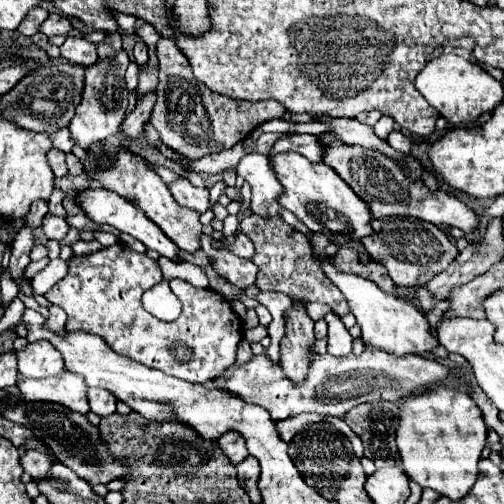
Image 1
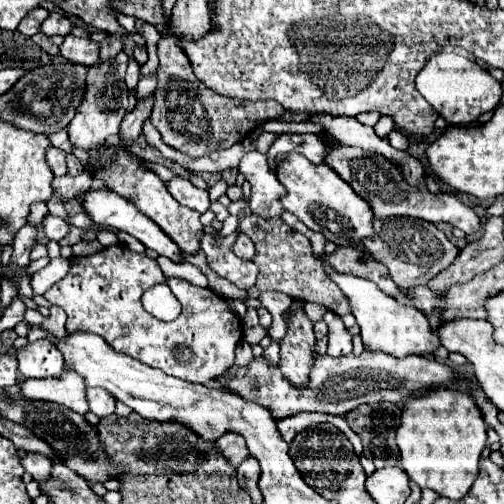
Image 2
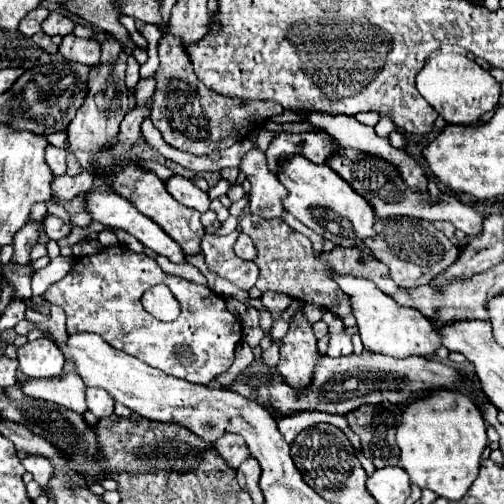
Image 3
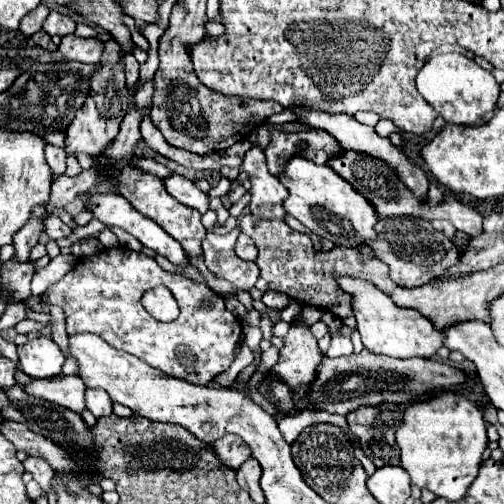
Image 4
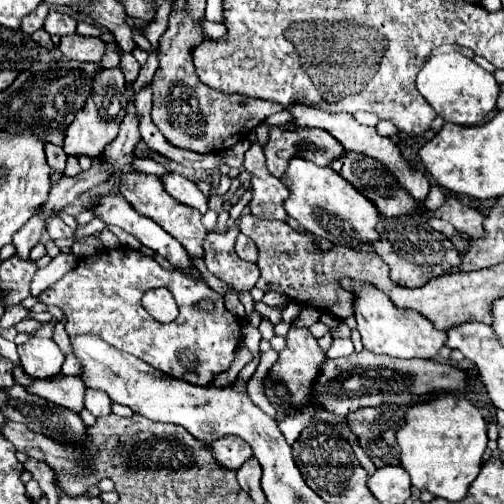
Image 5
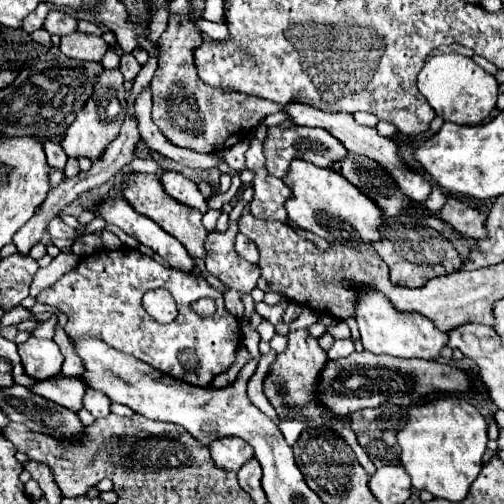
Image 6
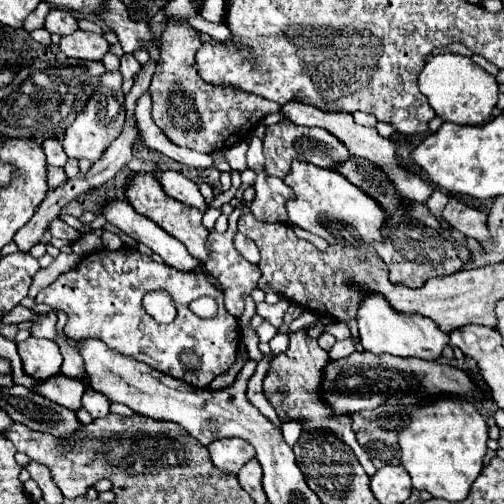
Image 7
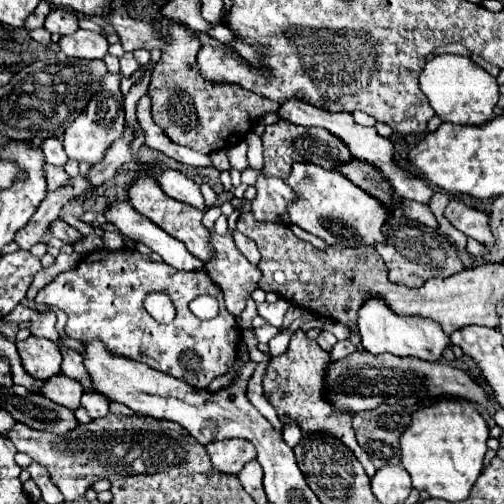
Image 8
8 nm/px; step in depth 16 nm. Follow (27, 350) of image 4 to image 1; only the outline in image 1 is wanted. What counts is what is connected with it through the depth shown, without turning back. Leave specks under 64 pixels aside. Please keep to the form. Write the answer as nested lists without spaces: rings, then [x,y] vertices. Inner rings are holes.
[[[46,340],[36,344],[28,344],[26,348],[16,352],[18,356],[18,372],[24,378],[48,378],[64,372],[64,362],[60,352],[52,348]]]

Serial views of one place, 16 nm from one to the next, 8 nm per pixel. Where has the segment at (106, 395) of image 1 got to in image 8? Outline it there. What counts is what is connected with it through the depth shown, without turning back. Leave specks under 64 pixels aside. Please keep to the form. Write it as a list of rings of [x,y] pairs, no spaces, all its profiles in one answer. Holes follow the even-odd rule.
[[[84,392],[82,396],[82,408],[88,410],[92,418],[102,418],[108,414],[108,398],[104,398],[100,392]]]

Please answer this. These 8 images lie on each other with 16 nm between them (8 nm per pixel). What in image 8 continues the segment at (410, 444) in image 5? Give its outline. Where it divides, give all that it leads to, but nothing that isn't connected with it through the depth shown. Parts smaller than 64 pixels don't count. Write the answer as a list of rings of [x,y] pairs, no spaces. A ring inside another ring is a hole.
[[[440,400],[414,410],[410,418],[408,428],[400,434],[400,460],[412,476],[412,486],[426,490],[432,498],[448,502],[466,500],[484,468],[482,462],[488,450],[488,426],[482,414],[468,400]]]

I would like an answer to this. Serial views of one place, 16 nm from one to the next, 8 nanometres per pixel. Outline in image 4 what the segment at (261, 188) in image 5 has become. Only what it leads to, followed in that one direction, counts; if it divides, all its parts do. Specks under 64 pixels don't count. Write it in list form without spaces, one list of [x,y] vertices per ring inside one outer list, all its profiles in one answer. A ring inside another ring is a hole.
[[[254,146],[252,150],[246,152],[246,156],[242,160],[242,170],[248,174],[250,184],[252,184],[252,190],[250,190],[252,214],[256,214],[264,220],[284,218],[286,210],[284,210],[282,202],[288,196],[288,190],[276,176],[272,176],[268,172],[266,156],[258,146]]]

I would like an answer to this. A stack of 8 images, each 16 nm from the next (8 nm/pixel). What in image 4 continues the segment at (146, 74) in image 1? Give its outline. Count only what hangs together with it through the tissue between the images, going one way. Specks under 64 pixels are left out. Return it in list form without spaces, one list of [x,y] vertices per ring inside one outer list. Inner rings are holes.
[[[146,80],[142,84],[138,84],[136,88],[136,108],[140,110],[150,110],[150,102],[152,102],[152,94],[154,94],[154,80]]]

